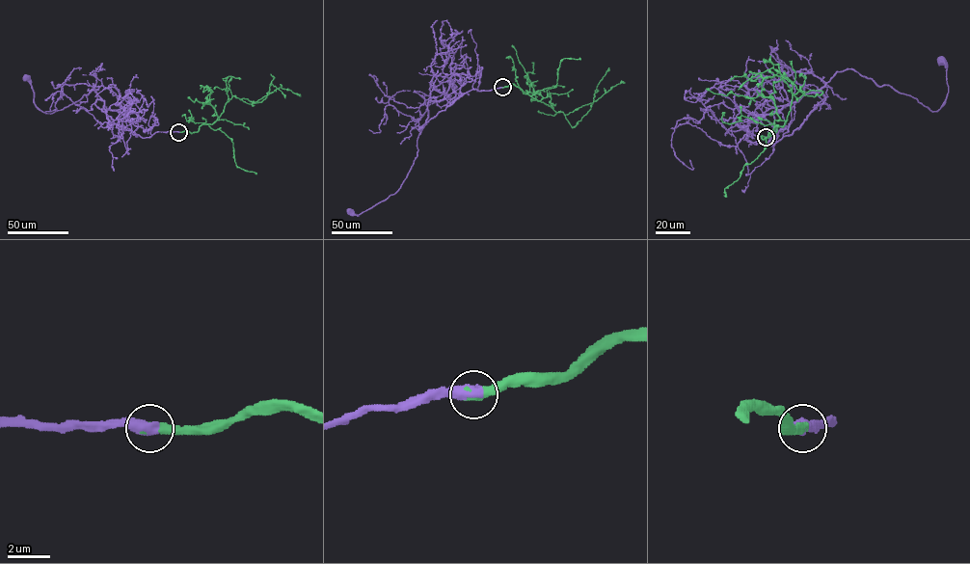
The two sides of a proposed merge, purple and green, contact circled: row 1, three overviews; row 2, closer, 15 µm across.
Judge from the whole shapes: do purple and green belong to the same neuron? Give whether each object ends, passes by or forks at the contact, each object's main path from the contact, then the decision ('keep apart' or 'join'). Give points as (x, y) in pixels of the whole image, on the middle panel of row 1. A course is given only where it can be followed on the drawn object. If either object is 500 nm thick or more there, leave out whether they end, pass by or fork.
course purple (502, 88), (471, 89), (431, 118), (418, 130), (421, 129), (417, 156), (400, 187), (358, 216), (350, 211); course green (502, 88), (513, 84), (555, 112), (562, 112), (572, 127), (590, 109), (598, 84), (608, 67); join

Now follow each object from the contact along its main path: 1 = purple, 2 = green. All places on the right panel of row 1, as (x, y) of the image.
1: (766, 138), (771, 146), (790, 135), (823, 101), (825, 84), (848, 69), (936, 111), (948, 93), (942, 60)
2: (766, 138), (762, 137), (782, 126), (801, 87), (806, 92), (822, 92), (805, 95), (772, 67), (738, 90)

